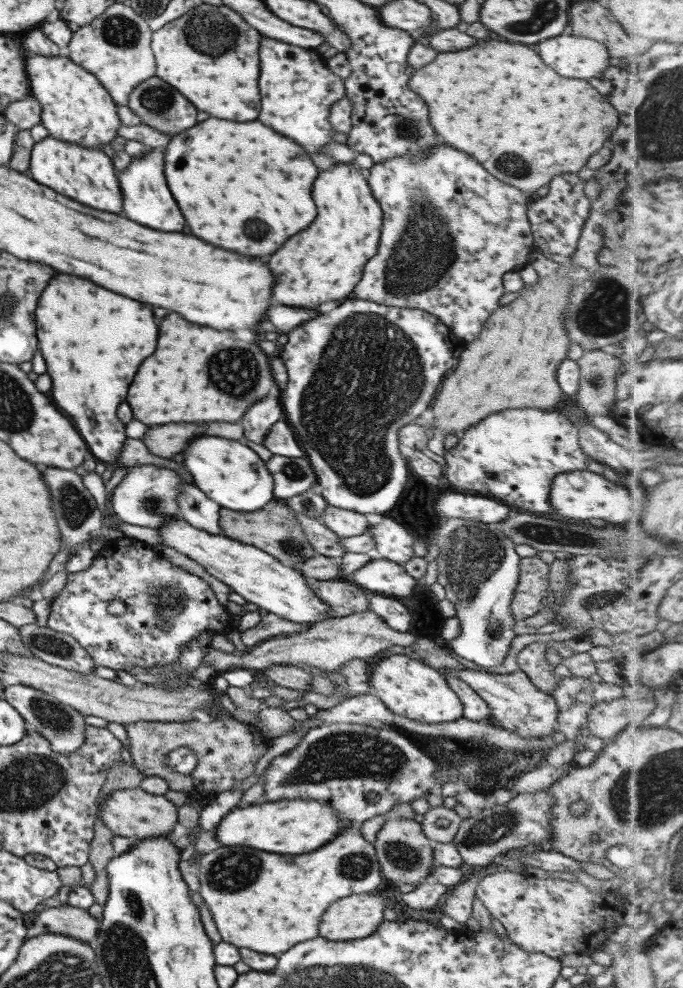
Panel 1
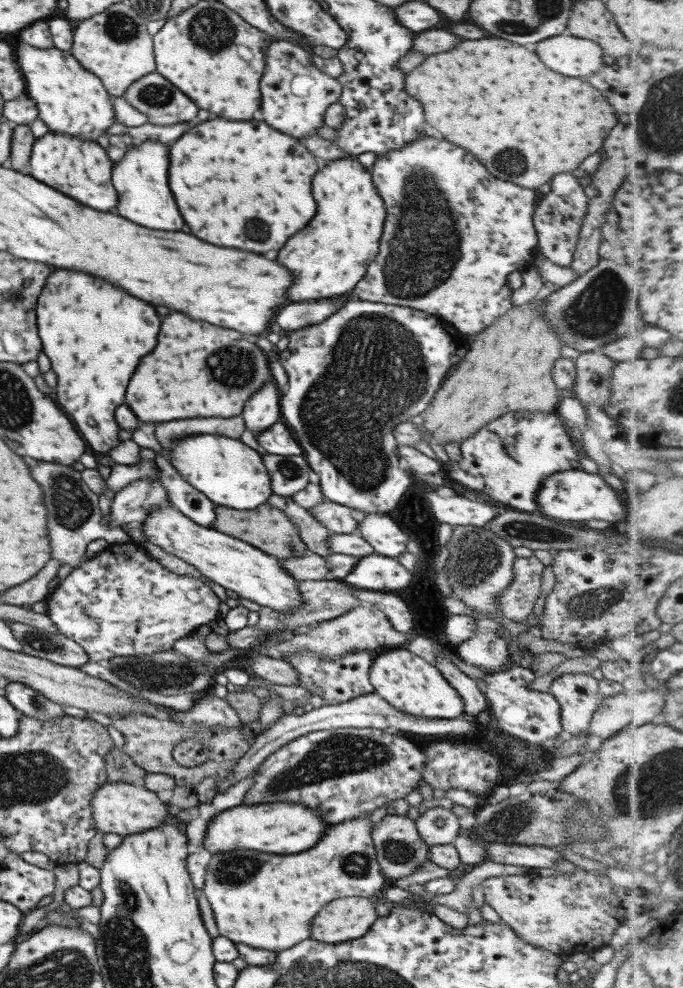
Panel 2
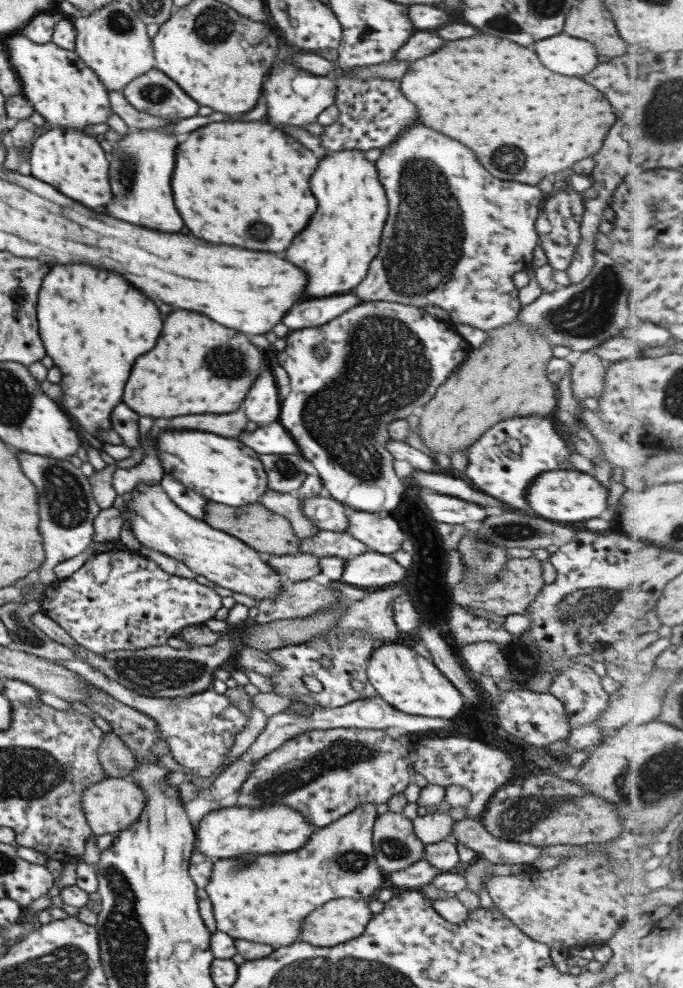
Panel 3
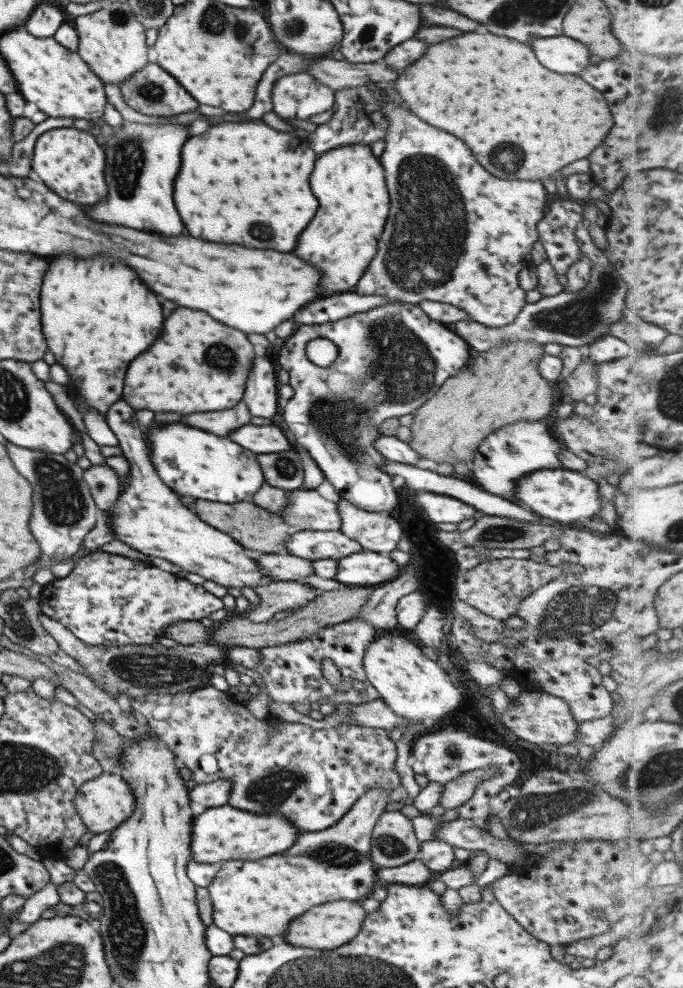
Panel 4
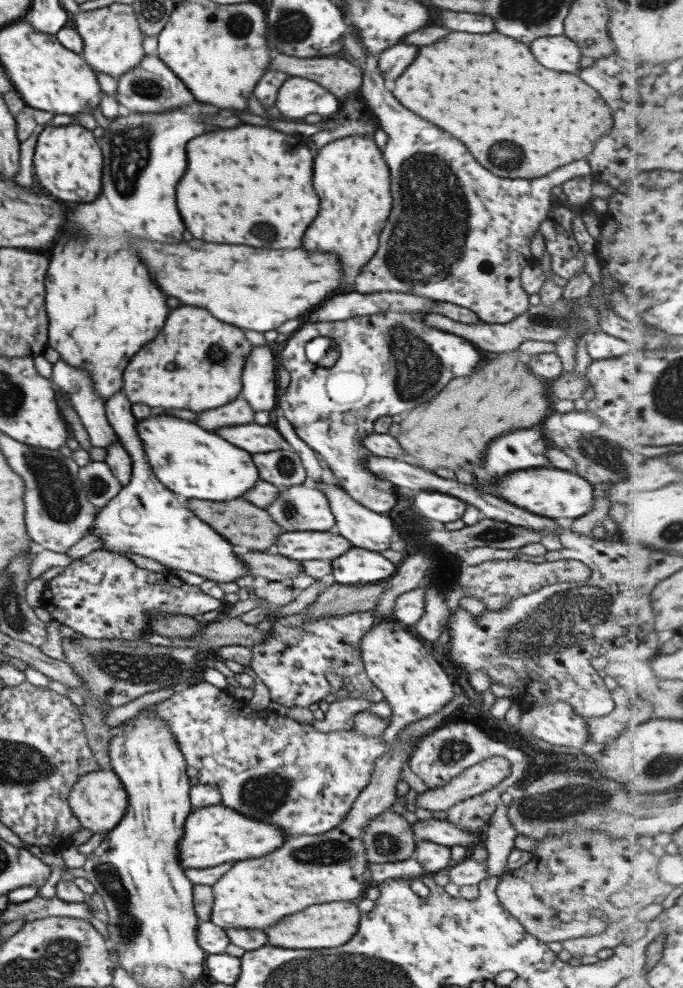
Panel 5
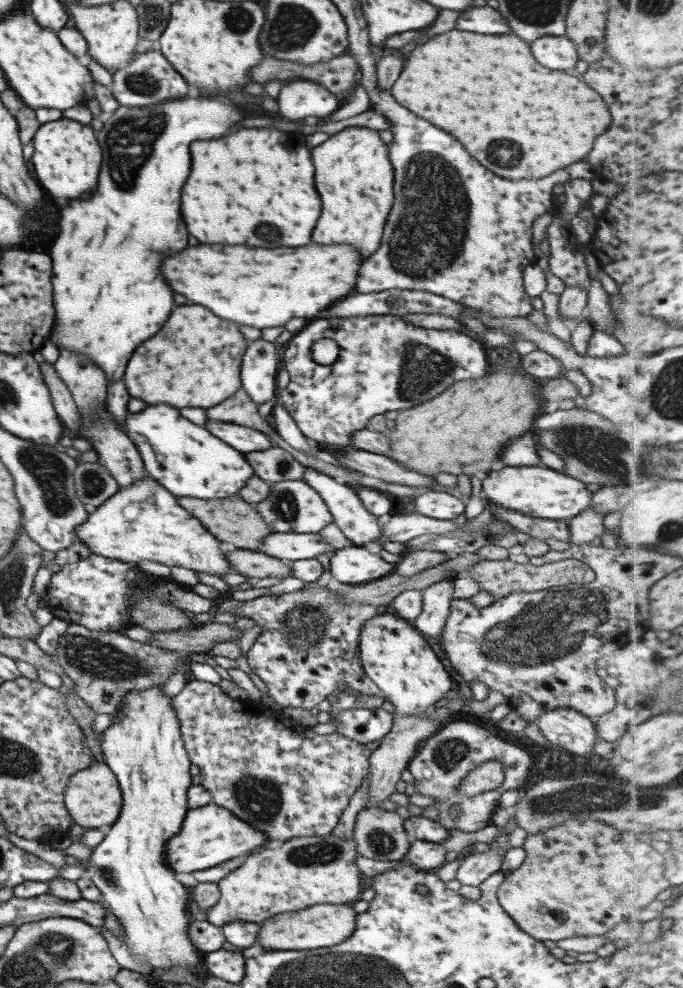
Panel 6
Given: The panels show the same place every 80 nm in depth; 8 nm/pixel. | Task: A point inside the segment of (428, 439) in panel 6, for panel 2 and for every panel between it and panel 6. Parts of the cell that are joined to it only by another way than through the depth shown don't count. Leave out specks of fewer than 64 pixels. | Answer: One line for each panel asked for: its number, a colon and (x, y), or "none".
2: (509, 366)
3: (507, 374)
4: (502, 386)
5: (502, 395)

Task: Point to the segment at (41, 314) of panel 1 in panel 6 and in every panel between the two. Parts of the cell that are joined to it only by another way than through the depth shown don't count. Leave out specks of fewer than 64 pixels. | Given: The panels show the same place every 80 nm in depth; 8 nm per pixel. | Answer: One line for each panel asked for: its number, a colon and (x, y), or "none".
2: (93, 334)
3: (92, 325)
4: (96, 316)
5: (101, 307)
6: (108, 295)

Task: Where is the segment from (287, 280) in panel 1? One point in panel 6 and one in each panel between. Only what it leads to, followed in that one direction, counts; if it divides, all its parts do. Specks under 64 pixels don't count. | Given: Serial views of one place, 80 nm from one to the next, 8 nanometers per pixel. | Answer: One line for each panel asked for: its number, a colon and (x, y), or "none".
2: (327, 258)
3: (334, 250)
4: (347, 180)
5: (352, 181)
6: (354, 179)

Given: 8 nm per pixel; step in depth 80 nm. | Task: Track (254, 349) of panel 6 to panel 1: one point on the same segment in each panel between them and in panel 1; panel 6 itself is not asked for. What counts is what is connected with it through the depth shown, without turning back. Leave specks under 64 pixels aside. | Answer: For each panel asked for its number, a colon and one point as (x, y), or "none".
1: (261, 415)
2: (262, 409)
3: (261, 404)
4: (260, 395)
5: (260, 389)

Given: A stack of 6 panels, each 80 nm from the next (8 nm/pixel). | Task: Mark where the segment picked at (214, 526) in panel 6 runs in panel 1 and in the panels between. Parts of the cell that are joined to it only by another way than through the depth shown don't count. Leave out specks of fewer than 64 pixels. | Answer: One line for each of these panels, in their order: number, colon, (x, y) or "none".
1: (274, 529)
2: (265, 527)
3: (260, 529)
4: (253, 528)
5: (239, 522)

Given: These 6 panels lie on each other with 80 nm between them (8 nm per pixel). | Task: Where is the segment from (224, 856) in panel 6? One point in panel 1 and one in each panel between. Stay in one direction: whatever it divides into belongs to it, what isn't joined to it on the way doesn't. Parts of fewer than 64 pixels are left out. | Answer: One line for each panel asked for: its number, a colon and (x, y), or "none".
1: (294, 826)
2: (283, 827)
3: (229, 831)
4: (223, 833)
5: (212, 835)

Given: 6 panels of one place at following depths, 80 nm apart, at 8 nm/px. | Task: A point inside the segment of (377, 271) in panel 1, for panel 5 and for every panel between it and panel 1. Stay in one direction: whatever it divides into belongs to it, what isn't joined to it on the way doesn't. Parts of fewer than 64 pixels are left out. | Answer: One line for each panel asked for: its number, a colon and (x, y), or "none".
2: (452, 233)
3: (454, 236)
4: (455, 234)
5: (455, 233)

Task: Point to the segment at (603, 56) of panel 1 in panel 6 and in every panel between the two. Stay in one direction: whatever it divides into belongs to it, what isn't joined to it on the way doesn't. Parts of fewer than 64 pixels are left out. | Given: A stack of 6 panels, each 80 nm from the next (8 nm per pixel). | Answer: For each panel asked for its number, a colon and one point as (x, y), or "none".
2: (566, 55)
3: (569, 56)
4: (560, 54)
5: (558, 53)
6: (554, 52)

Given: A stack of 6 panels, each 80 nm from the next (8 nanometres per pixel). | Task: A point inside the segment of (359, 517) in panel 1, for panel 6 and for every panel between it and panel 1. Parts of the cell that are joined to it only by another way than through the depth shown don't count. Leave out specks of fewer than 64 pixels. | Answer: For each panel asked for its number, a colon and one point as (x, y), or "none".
2: (337, 519)
3: (326, 514)
4: (305, 509)
5: (302, 507)
6: (291, 506)

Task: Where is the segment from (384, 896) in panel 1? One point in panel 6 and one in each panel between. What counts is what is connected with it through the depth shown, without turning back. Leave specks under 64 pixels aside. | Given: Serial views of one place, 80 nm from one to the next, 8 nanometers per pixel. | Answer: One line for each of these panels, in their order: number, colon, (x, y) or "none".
2: (345, 918)
3: (342, 919)
4: (327, 926)
5: (328, 925)
6: (328, 925)

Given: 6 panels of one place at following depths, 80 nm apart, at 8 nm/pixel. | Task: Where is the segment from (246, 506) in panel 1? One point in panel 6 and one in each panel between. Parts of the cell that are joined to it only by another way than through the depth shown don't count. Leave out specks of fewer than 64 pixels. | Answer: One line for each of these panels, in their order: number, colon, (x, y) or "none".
2: (228, 473)
3: (221, 470)
4: (188, 461)
5: (194, 464)
6: (184, 459)

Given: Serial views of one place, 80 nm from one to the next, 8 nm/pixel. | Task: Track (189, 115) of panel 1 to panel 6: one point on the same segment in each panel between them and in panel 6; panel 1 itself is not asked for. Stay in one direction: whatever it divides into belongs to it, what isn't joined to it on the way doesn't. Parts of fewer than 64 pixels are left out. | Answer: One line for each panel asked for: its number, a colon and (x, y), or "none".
2: (162, 103)
3: (152, 92)
4: (151, 91)
5: (150, 87)
6: (148, 78)

